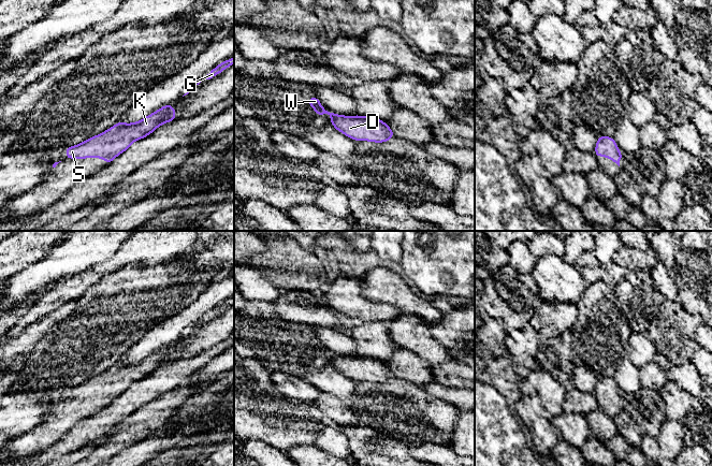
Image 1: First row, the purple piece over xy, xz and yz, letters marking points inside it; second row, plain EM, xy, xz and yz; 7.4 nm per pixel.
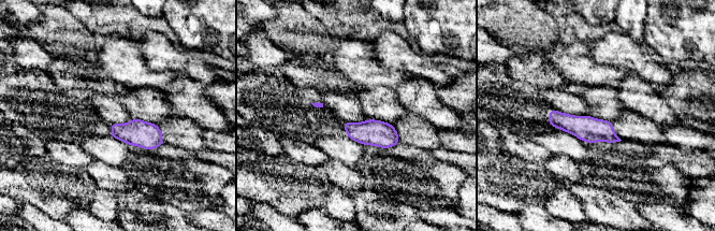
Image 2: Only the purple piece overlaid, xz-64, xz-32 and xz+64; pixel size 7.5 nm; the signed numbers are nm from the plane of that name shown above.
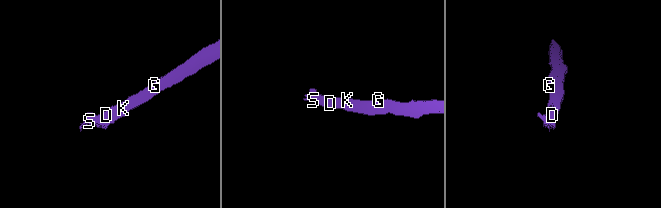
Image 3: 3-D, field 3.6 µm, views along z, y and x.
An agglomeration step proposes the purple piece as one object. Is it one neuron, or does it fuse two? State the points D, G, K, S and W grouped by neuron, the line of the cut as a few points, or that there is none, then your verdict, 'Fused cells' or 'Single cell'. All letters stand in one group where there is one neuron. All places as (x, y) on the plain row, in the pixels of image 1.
Groups: D G K S W. No split. Single cell

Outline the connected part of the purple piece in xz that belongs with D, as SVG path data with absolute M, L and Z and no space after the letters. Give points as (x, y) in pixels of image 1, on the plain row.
M317 337L306 339L308 345L316 350L315 355L330 355L334 369L354 381L369 381L376 383L388 382L394 377L388 365L382 360L366 356L343 356L324 350Z

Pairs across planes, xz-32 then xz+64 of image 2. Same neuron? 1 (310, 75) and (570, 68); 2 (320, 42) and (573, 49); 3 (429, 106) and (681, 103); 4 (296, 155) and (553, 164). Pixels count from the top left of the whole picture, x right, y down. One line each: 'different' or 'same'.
1: different
2: different
3: different
4: different

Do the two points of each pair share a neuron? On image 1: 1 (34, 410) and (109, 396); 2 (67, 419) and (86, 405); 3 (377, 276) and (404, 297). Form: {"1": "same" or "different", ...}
{"1": "different", "2": "same", "3": "same"}

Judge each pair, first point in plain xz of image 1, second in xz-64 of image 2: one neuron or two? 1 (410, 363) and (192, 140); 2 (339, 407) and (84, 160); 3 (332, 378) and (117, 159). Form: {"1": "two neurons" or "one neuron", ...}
{"1": "one neuron", "2": "two neurons", "3": "one neuron"}

